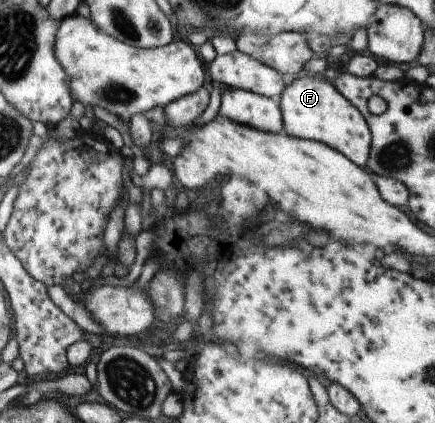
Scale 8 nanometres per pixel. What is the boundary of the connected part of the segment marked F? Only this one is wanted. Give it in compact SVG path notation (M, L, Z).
M301 74L288 79L278 99L283 130L287 135L323 142L351 163L365 169L371 134L358 109L346 100L325 78Z

